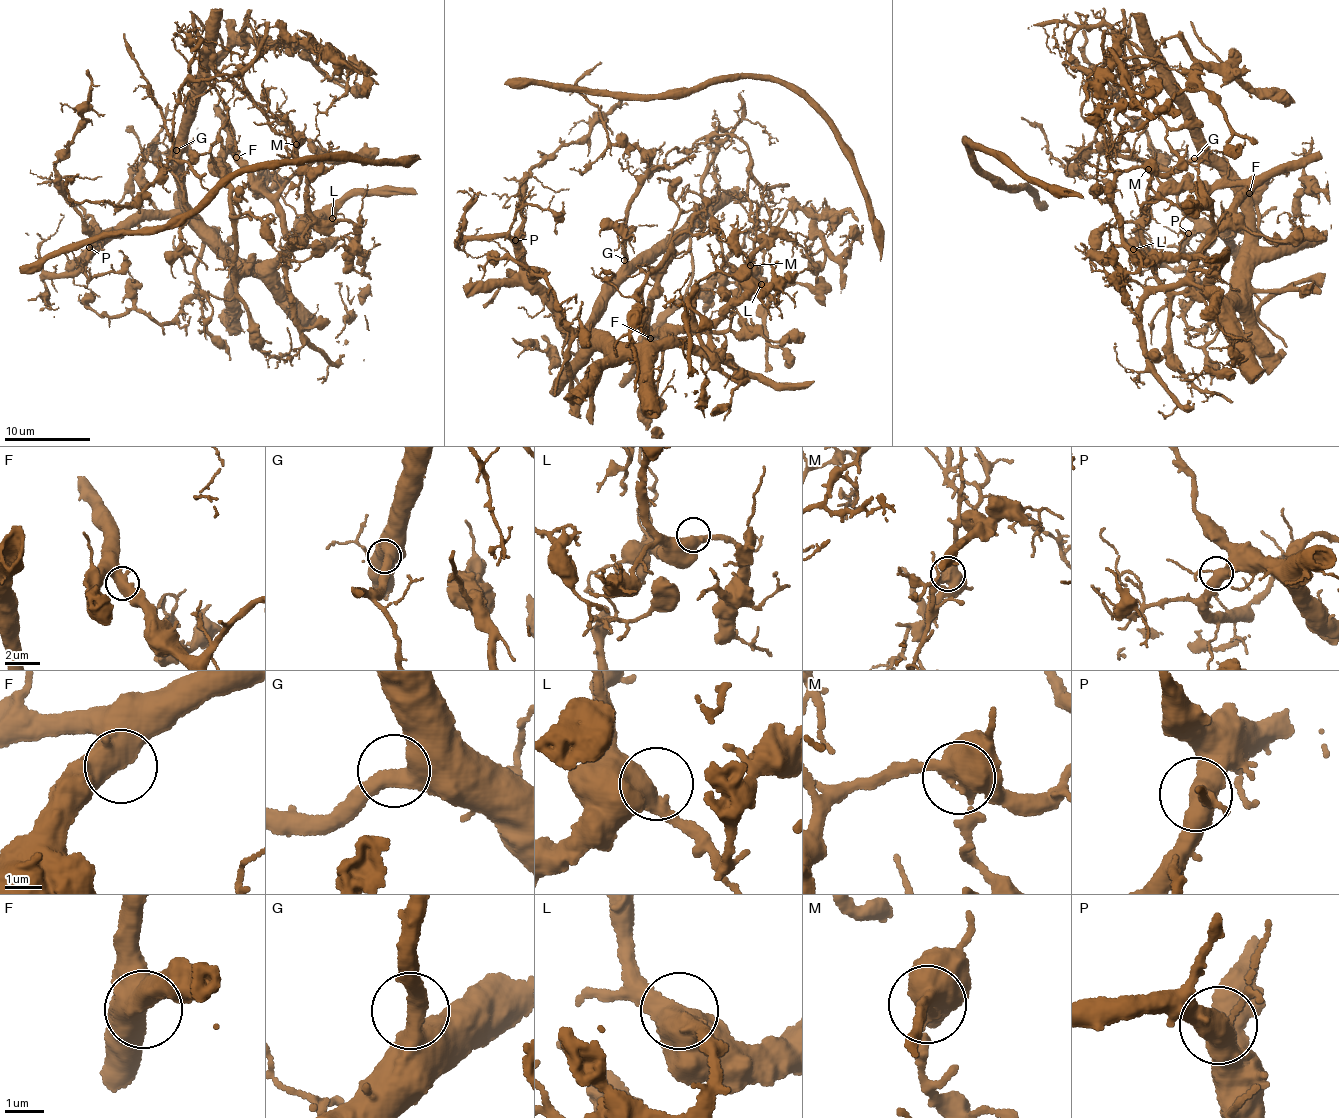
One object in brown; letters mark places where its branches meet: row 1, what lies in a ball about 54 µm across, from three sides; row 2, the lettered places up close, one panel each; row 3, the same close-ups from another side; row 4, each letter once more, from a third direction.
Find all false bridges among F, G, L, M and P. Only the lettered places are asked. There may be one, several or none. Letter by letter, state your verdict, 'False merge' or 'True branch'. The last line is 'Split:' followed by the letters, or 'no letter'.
F: True branch
G: True branch
L: True branch
M: False merge
P: True branch
Split: M

